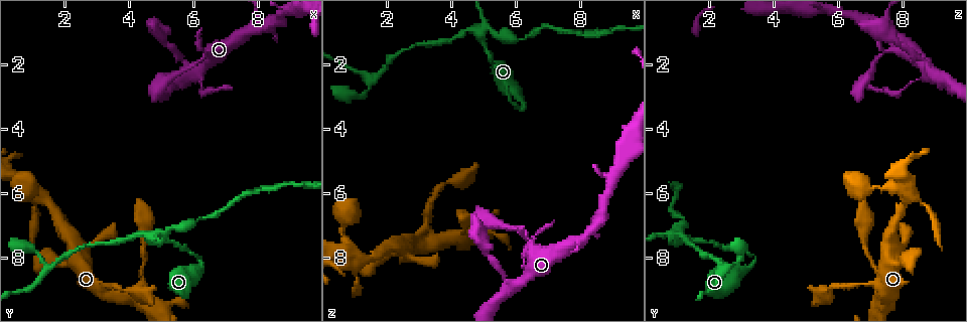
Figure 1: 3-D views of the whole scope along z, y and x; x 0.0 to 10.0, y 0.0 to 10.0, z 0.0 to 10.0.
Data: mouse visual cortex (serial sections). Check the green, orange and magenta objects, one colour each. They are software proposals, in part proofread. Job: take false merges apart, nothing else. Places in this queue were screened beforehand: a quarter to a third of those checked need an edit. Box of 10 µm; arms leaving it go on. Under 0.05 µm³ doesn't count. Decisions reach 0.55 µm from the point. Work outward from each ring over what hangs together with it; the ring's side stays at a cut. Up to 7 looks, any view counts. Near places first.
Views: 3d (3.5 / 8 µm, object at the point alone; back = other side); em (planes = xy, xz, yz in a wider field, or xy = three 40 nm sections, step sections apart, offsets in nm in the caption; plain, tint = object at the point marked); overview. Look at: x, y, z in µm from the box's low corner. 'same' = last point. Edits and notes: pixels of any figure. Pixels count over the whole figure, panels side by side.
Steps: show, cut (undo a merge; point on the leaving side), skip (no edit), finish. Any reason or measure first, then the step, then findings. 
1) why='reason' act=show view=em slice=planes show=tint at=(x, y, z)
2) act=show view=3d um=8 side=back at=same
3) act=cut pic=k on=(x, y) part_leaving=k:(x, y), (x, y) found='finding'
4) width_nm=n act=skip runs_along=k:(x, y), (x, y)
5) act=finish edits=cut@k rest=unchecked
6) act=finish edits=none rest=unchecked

why='narrows sharply' act=show view=3d um=8 at=(6.15, 8.00, 3.35)

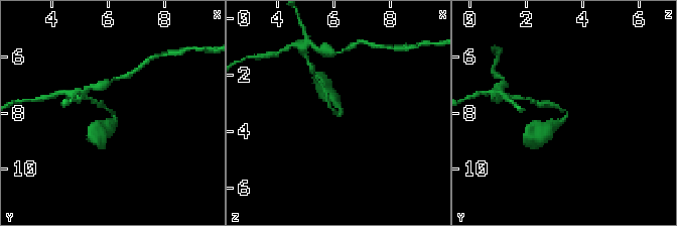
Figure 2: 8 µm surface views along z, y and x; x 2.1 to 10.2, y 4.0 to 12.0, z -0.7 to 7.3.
arm_widths_nm=150,250 why='need the tissue' act=show view=em slice=xy step=1 show=tint at=same

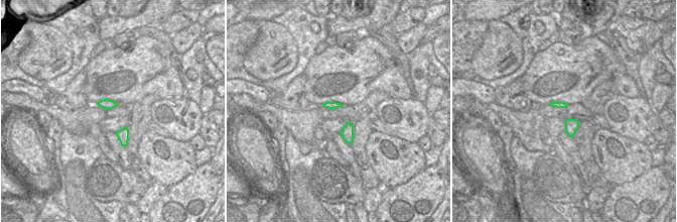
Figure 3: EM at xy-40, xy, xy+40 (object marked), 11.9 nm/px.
act=skip runs_along=2:(550, 128), (565, 115), (558, 107), (541, 103) found='continuous, no second cell'

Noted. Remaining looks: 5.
why='sharp bend' act=show view=3d um=3.5 side=back at=(4.95, 7.25, 1.15)

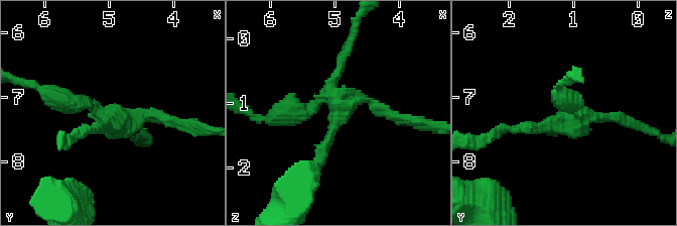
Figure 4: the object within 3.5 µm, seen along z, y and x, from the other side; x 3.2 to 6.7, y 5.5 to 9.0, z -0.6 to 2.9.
arms=4 arm_widths_nm=150,150,200,300 why='need the tissue' act=show view=em slice=xy step=3 show=tint at=(4.95, 7.30, 1.15)

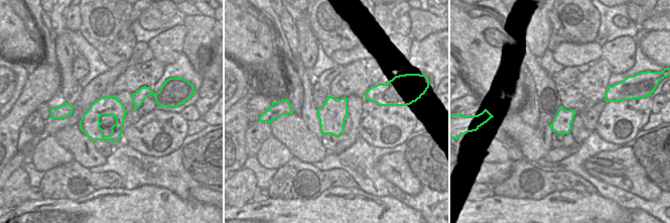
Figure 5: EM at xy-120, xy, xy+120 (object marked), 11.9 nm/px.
act=skip runs_along=4:(315, 166), (359, 99), (399, 117) found='continuous, no second cell'

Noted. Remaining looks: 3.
why='three arms meet' act=show view=3d um=3.5 at=(1.60, 8.35, 2.45)

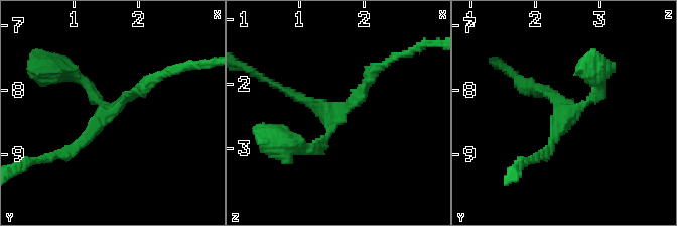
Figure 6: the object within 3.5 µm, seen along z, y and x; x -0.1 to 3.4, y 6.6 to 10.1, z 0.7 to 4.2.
arms=3 arm_widths_nm=150,200,200 act=show view=em slice=xy step=2 show=tint at=(1.60, 8.35, 2.40)

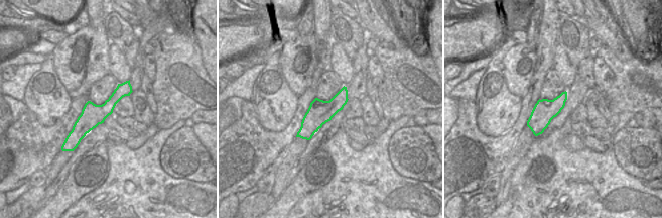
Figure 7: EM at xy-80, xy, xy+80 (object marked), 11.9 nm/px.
why='another direction' act=show view=em slice=xy step=5 show=tint at=same

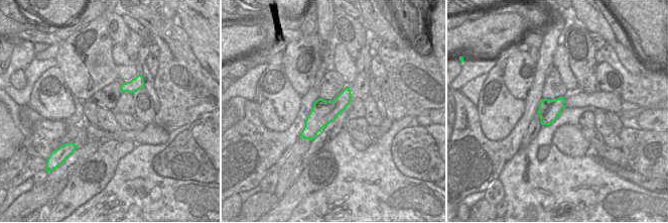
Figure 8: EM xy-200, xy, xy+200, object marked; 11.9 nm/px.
act=skip runs_along=6:(376, 70), (317, 149), (304, 149) found='all the same cell'

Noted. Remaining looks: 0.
act=finish edits=none rest=unchecked

